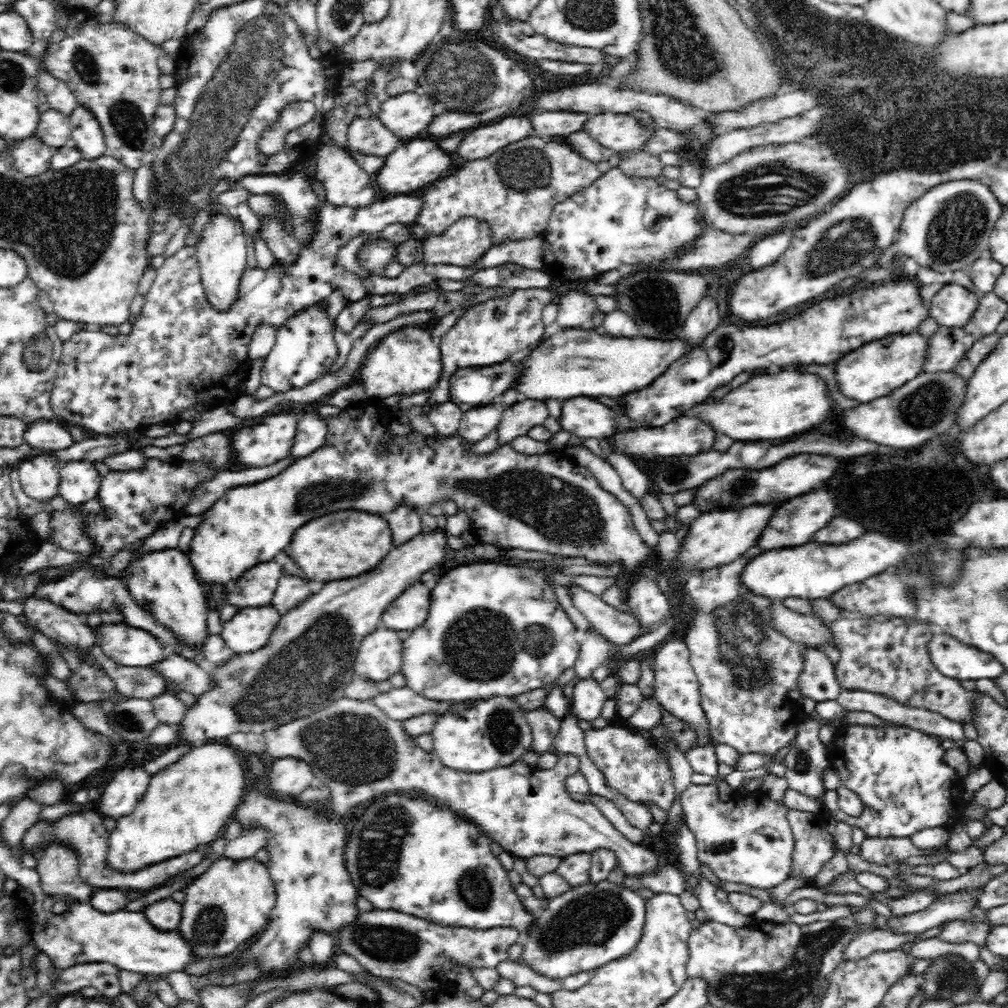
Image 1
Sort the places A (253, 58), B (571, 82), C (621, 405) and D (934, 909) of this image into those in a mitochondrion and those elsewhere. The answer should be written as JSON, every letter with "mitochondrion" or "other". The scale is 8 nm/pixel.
{"A":"mitochondrion","B":"other","C":"other","D":"other"}

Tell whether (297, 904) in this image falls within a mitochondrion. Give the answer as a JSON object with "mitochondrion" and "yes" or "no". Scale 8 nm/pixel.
{"mitochondrion":"no"}

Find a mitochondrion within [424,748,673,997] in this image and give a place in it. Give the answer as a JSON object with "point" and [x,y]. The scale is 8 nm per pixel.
{"point":[591,920]}

